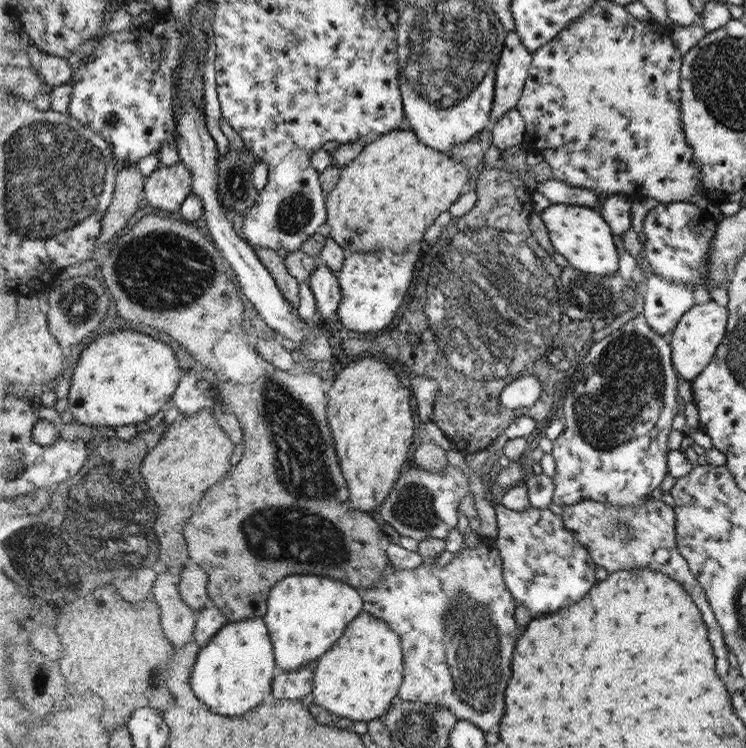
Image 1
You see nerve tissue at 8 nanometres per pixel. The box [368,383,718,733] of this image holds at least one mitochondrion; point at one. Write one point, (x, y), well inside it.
(472, 636)

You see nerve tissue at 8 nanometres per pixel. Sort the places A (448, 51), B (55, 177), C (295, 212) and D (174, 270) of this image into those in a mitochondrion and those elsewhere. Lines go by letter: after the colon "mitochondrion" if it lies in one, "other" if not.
A: mitochondrion
B: mitochondrion
C: mitochondrion
D: mitochondrion

